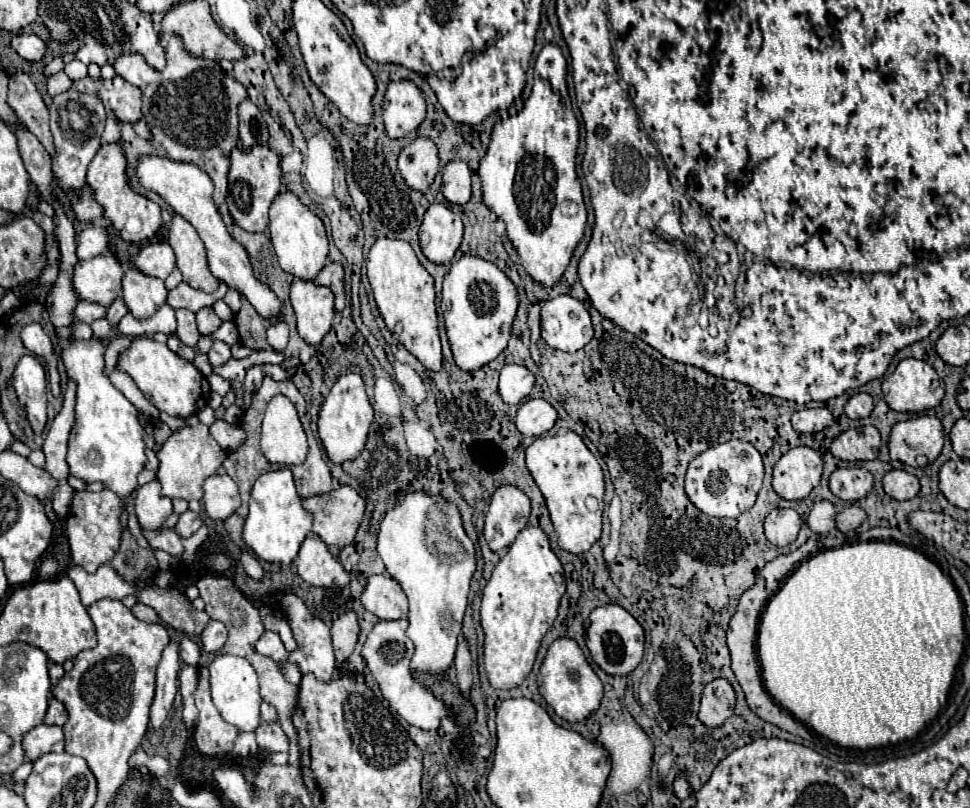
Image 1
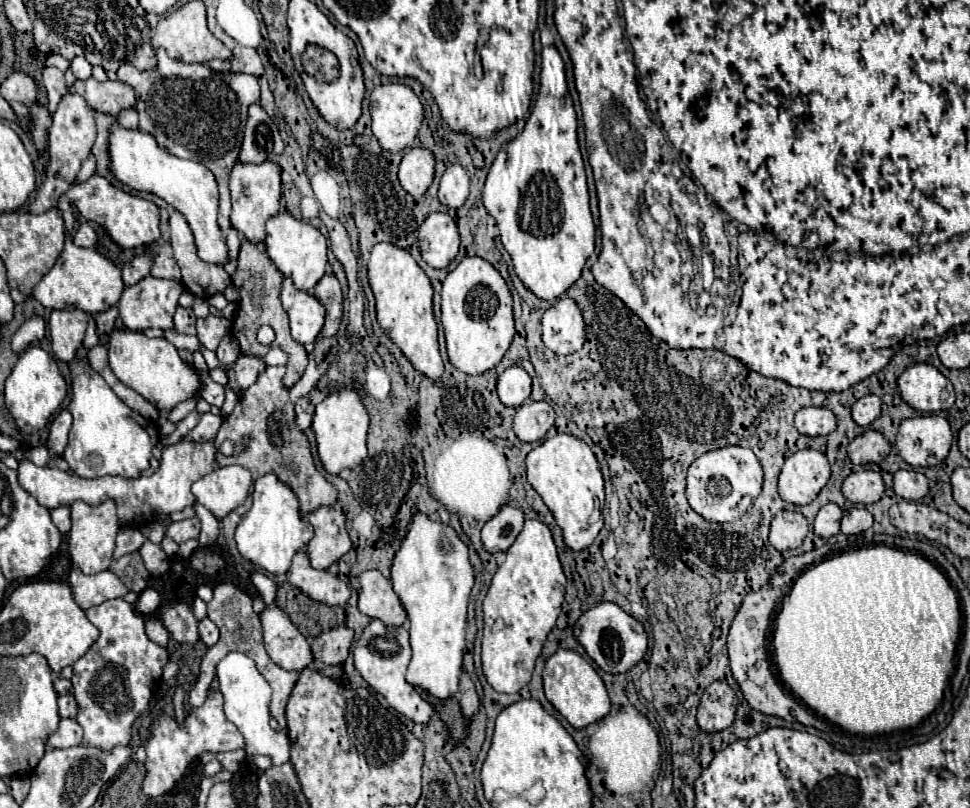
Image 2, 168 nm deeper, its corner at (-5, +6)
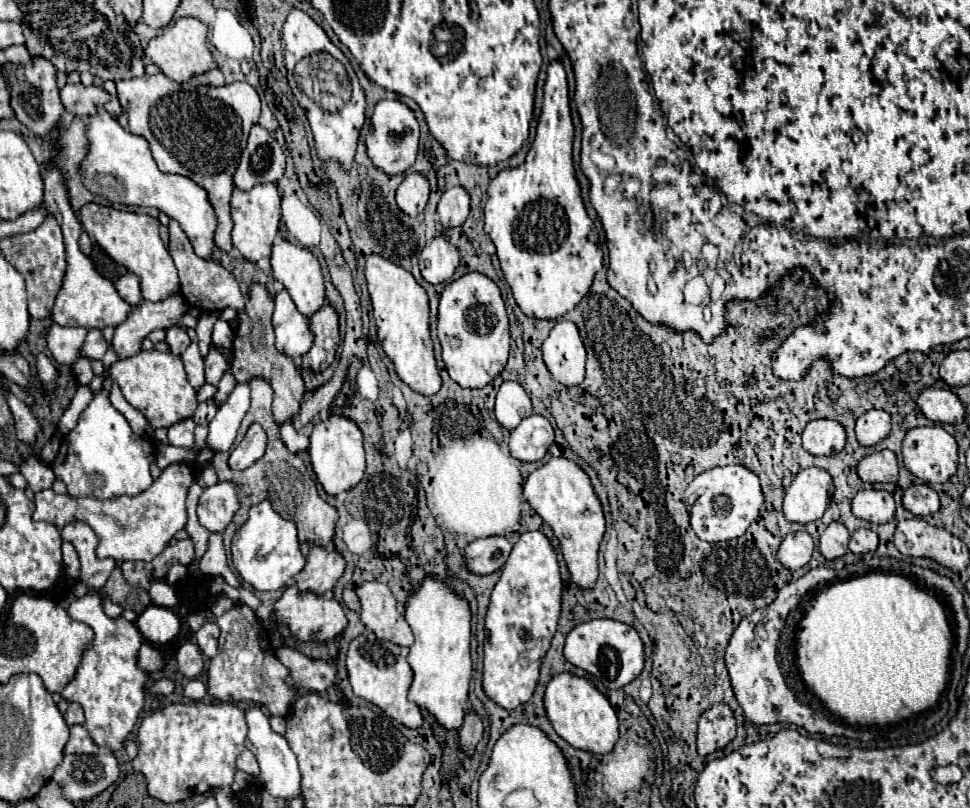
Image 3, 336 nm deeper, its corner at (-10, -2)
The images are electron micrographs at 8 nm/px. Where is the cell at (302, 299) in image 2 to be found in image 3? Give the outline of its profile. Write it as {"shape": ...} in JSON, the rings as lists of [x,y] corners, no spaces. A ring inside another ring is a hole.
{"shape":[[[279,291],[275,295],[275,311],[271,321],[275,327],[275,347],[279,353],[297,359],[311,349],[309,319],[299,315],[287,291]]]}

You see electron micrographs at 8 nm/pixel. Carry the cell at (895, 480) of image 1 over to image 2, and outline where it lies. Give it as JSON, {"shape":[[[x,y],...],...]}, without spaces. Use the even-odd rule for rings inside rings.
{"shape":[[[896,471],[894,493],[908,501],[918,501],[928,493],[928,479],[920,471]]]}

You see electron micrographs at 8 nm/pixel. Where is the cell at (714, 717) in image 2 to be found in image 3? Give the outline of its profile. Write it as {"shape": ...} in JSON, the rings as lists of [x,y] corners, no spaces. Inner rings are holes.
{"shape":[[[719,703],[707,709],[699,719],[697,753],[701,757],[707,757],[709,753],[723,749],[735,737],[735,733],[737,733],[735,717],[733,717],[733,711],[725,703]]]}

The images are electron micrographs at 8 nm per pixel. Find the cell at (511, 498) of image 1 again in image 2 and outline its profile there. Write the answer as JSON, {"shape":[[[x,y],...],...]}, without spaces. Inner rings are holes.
{"shape":[[[504,503],[500,511],[482,527],[482,543],[490,553],[506,551],[524,527],[524,511],[516,505]]]}

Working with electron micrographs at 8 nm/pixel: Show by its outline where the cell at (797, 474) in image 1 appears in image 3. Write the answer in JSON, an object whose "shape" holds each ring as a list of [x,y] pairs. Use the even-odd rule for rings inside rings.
{"shape":[[[809,467],[797,473],[791,487],[785,491],[783,515],[791,523],[811,523],[823,517],[831,503],[833,481],[827,471]]]}

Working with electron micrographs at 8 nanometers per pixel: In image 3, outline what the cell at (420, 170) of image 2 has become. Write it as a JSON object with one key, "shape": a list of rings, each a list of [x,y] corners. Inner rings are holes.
{"shape":[[[407,173],[403,183],[397,187],[397,195],[395,195],[397,207],[405,215],[415,217],[425,209],[427,199],[429,199],[427,179],[421,173]]]}

